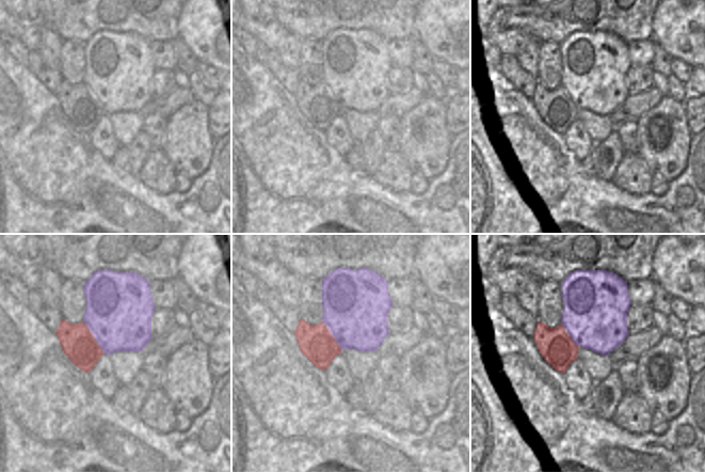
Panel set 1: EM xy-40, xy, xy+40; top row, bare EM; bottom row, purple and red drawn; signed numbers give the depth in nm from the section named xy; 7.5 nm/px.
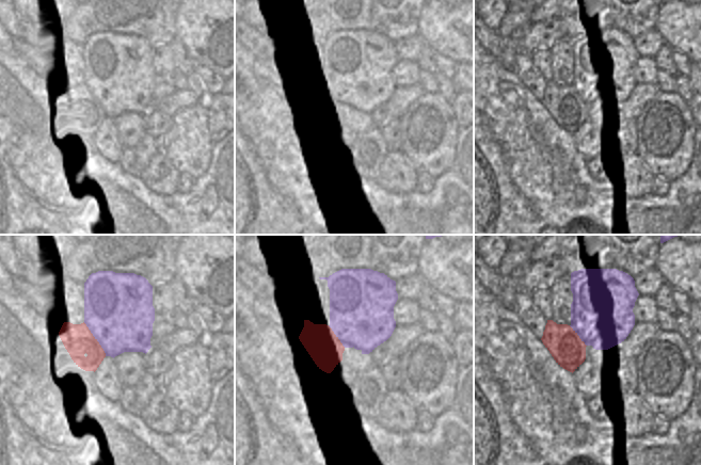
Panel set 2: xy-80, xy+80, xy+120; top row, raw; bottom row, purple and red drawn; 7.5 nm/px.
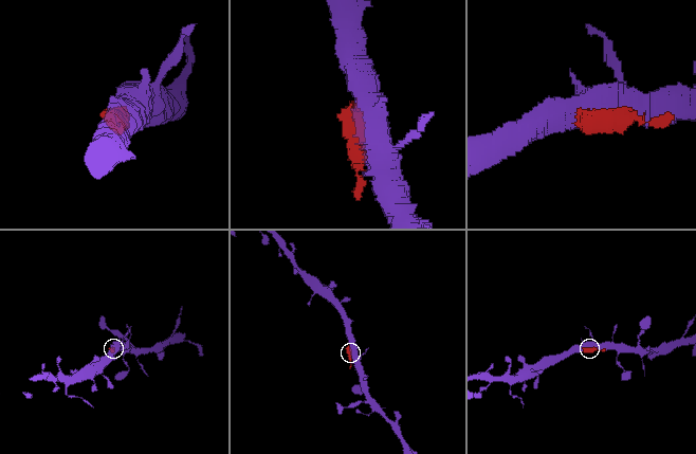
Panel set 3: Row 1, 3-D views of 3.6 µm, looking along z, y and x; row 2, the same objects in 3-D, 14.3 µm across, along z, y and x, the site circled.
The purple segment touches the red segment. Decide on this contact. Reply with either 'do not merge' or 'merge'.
do not merge

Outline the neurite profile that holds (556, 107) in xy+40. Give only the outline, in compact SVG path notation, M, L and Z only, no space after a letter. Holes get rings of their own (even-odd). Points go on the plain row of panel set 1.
M539 82L533 100L544 121L560 133L565 133L578 119L580 108L572 100L561 84L556 89L549 89L543 82Z

